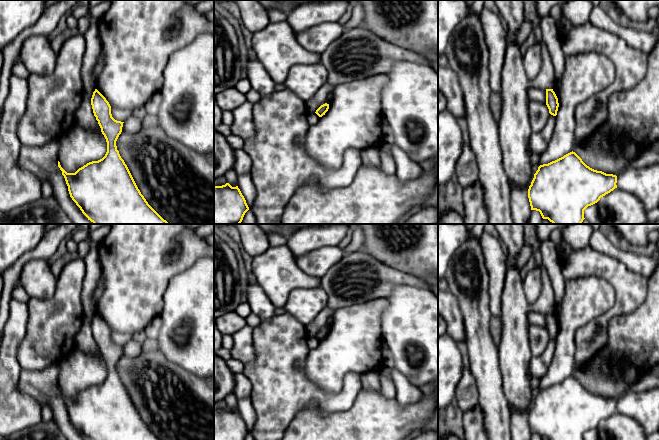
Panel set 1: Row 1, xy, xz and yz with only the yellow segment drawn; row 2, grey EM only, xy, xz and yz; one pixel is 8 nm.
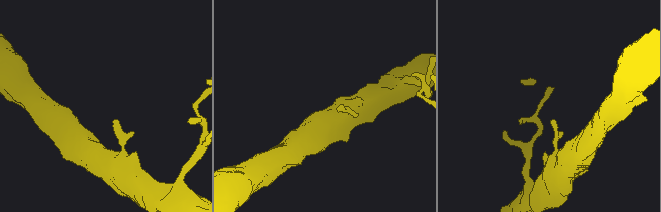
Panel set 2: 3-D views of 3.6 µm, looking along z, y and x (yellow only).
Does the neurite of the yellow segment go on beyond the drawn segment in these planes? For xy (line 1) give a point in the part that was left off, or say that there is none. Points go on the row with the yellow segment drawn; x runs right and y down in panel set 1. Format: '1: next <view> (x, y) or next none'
1: next none

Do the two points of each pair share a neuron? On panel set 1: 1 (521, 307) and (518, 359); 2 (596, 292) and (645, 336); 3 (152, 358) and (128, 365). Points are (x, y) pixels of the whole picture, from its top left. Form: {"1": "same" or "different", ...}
{"1": "same", "2": "different", "3": "same"}

